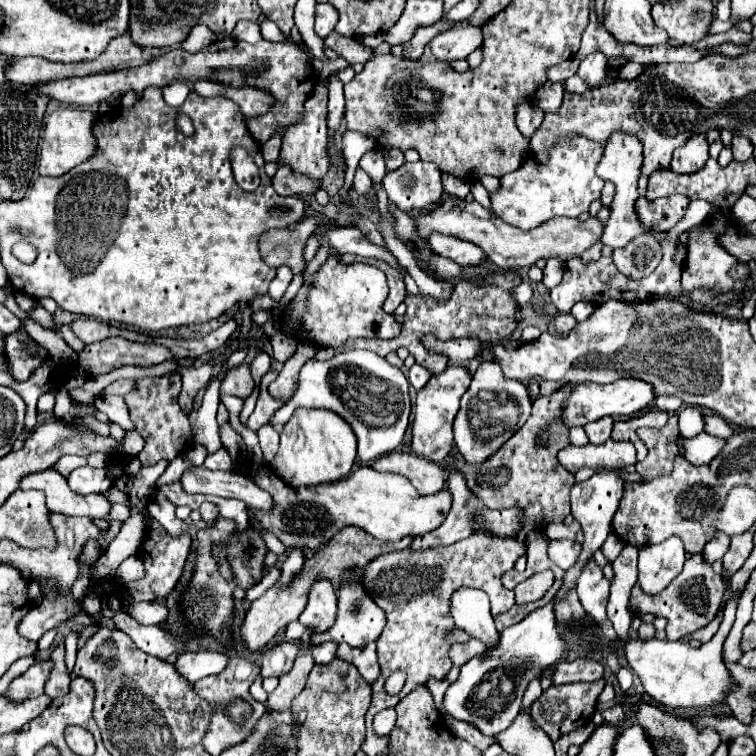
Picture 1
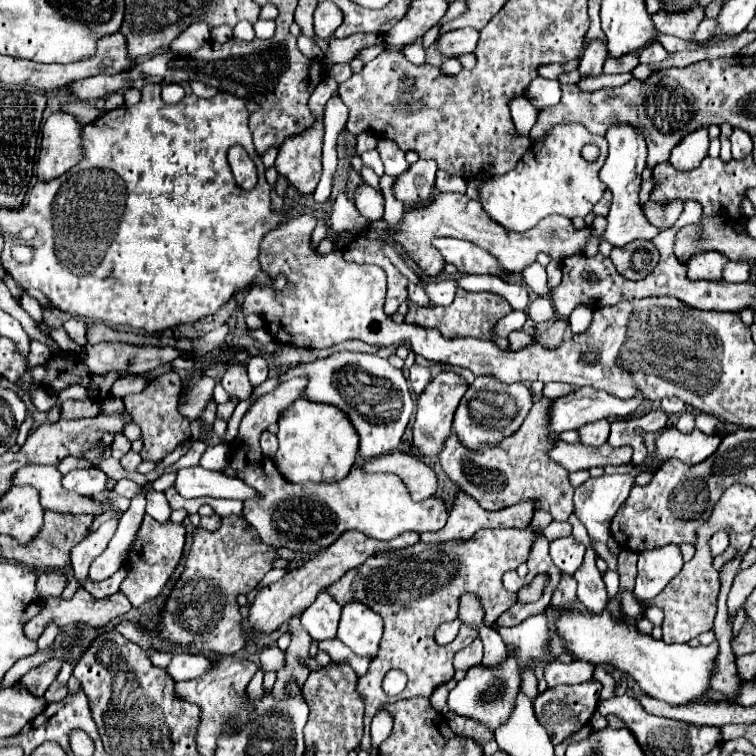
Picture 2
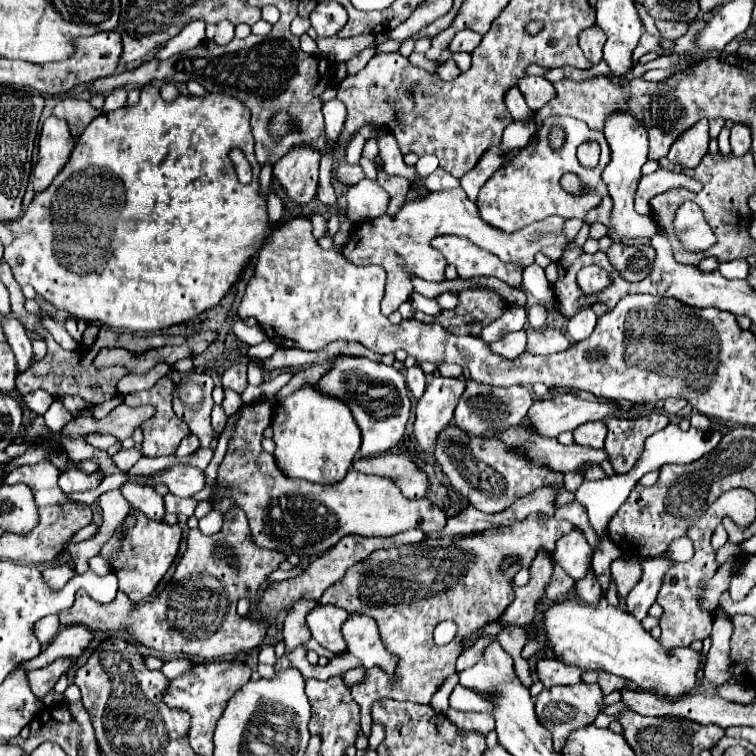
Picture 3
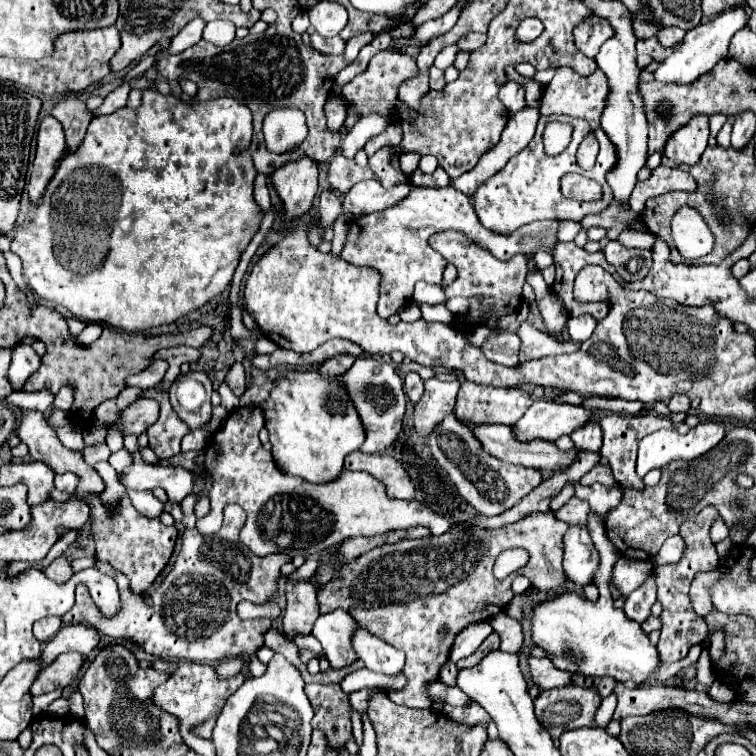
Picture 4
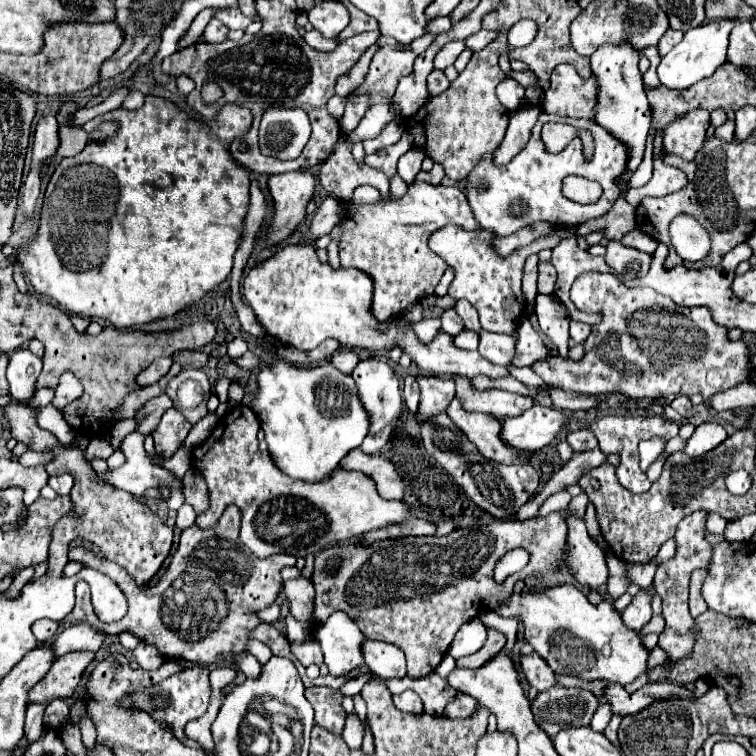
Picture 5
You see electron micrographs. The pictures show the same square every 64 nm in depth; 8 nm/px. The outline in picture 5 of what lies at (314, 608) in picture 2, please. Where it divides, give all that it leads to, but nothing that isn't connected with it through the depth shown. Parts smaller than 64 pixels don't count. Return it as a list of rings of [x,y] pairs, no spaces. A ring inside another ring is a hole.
[[[334,612],[324,624],[316,626],[316,640],[322,646],[324,662],[330,674],[340,676],[364,664],[360,644],[364,634],[344,612]]]

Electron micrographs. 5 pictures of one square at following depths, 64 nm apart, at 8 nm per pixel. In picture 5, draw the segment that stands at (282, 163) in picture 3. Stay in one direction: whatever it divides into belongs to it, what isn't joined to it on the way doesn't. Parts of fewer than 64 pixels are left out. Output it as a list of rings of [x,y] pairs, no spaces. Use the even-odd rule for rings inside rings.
[[[308,168],[274,174],[268,178],[268,188],[274,198],[274,220],[268,232],[268,244],[278,244],[288,238],[306,216],[306,206],[314,196],[316,176]]]

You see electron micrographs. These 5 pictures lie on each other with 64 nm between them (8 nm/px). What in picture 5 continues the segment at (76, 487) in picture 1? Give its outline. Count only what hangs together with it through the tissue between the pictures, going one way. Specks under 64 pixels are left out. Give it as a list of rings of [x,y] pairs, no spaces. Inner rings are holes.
[[[68,474],[50,476],[50,480],[48,480],[48,486],[54,488],[58,494],[70,494],[72,484],[74,484],[74,480],[72,480],[72,476],[68,476]]]

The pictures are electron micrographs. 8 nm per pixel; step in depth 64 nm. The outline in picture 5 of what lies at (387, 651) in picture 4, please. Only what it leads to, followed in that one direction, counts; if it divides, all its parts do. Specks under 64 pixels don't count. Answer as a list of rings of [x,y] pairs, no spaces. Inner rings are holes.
[[[364,638],[362,654],[370,672],[380,678],[402,678],[406,676],[404,652],[388,642],[378,642]]]

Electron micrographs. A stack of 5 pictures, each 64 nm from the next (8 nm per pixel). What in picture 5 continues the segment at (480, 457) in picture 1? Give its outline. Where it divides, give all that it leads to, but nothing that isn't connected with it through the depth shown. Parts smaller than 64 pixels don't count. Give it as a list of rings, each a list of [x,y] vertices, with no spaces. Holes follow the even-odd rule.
[[[454,376],[456,380],[456,398],[460,400],[462,408],[466,412],[480,412],[488,414],[496,420],[520,416],[524,408],[530,408],[534,404],[532,396],[512,394],[504,390],[476,390],[470,380],[464,380],[462,376]]]

